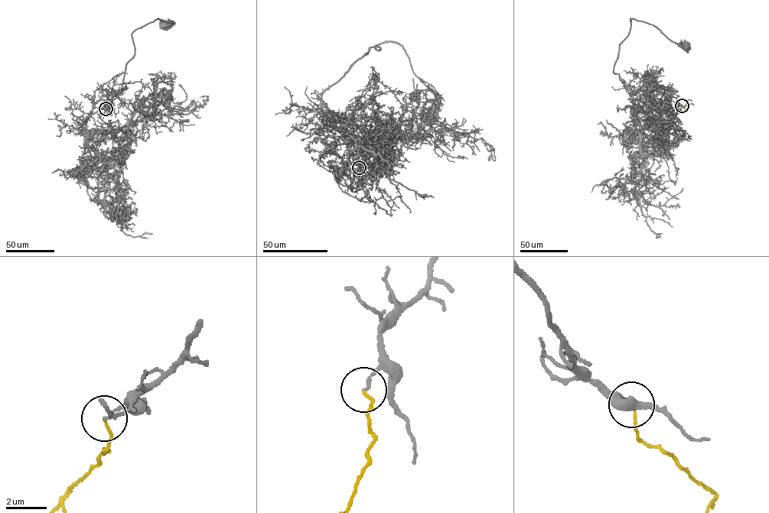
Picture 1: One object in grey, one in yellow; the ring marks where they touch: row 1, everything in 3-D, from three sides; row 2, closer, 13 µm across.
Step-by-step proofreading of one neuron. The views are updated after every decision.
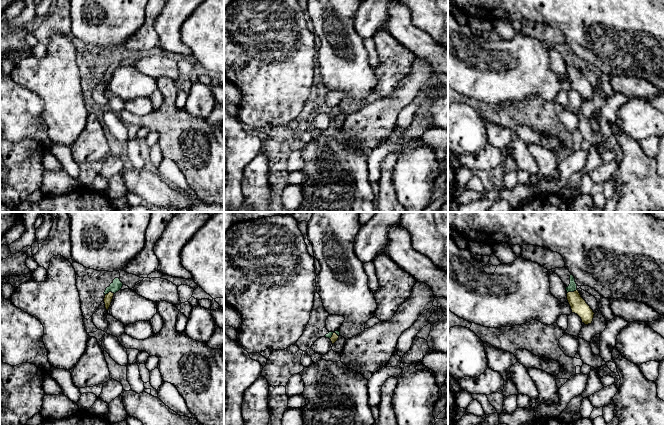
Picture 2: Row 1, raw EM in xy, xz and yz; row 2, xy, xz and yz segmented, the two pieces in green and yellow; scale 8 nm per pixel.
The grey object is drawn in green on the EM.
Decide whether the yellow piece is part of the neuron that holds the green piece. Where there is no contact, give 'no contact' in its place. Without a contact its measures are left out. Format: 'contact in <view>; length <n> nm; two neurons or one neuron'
contact in yz; length 90 nm; one neuron

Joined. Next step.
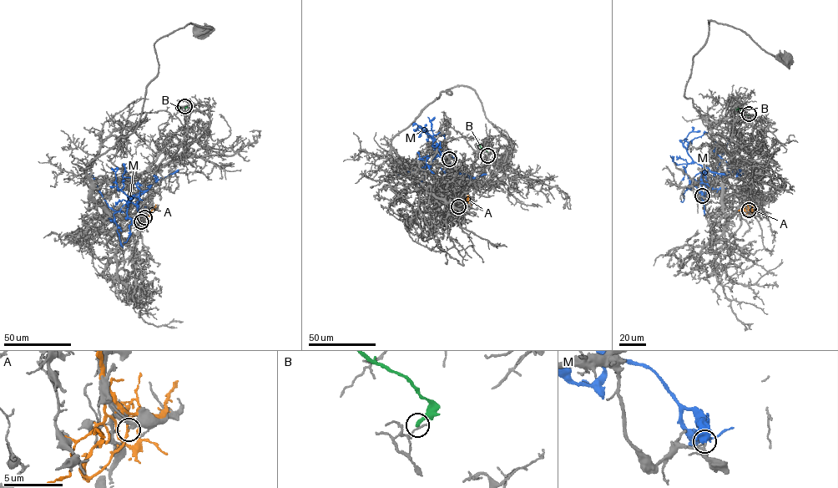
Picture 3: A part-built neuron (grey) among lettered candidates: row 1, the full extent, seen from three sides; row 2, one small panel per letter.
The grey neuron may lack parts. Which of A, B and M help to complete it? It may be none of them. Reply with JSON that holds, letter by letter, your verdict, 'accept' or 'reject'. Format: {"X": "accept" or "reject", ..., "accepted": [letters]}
{"A": "reject", "B": "reject", "M": "reject", "accepted": []}

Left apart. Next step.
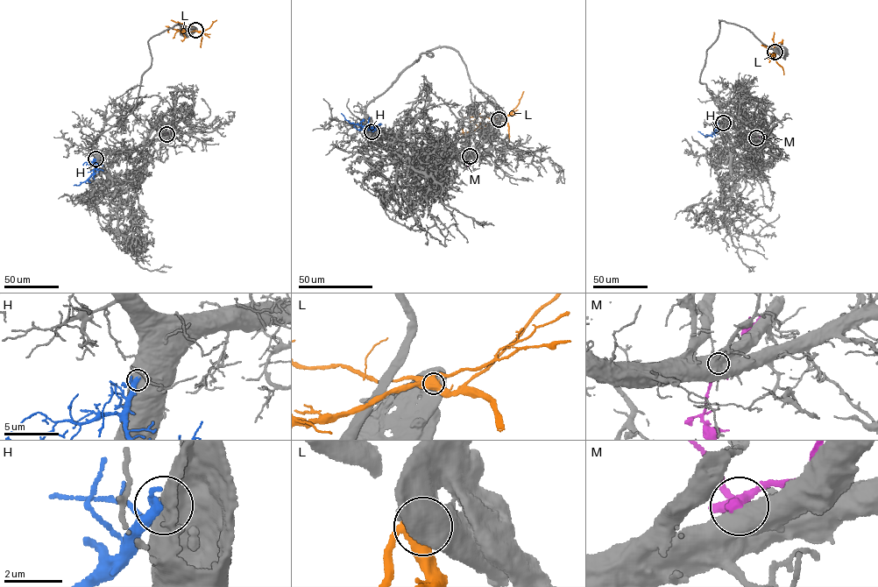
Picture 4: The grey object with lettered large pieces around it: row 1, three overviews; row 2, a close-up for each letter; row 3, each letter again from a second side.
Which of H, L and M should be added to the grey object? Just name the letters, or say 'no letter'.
H

